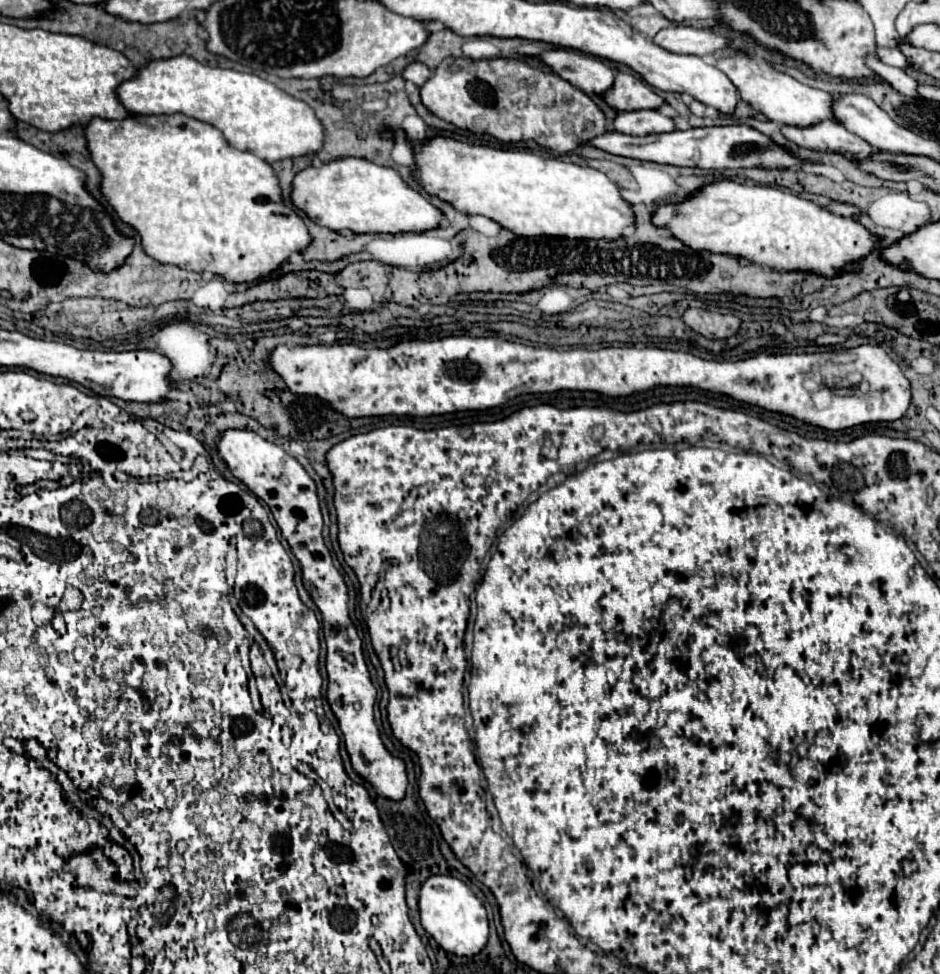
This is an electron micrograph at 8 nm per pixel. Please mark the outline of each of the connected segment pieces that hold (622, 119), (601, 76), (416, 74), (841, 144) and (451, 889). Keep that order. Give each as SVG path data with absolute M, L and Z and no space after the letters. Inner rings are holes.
M624 111L614 119L614 129L626 135L652 135L652 133L670 133L676 131L676 125L670 117L660 115L658 111Z
M574 49L544 51L540 59L562 79L570 81L588 95L604 95L612 85L616 71L598 57Z
M412 61L404 71L402 71L402 77L406 79L406 81L412 81L412 83L416 83L418 87L422 85L422 83L426 83L426 79L432 75L432 71L424 65L424 63L418 63L418 61Z
M826 119L826 123L814 123L814 127L786 127L782 125L782 135L800 147L816 151L840 151L846 157L864 159L876 149L864 139L848 133L842 125Z
M432 875L422 883L418 895L418 911L420 923L428 935L436 939L436 943L452 955L472 957L480 953L488 939L488 915L484 905L472 895L472 891L456 877L448 875Z

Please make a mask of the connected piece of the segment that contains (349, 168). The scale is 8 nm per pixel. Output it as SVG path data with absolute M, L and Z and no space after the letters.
M334 159L298 171L292 181L290 201L296 209L304 211L310 221L328 227L332 231L348 229L352 233L410 233L410 231L418 233L438 227L440 221L444 219L444 215L428 203L426 195L408 187L394 169L370 163L366 159Z

